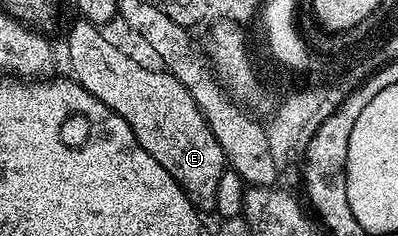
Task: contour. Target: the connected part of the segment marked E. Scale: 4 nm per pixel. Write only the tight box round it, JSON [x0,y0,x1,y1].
[67,17,227,214]

